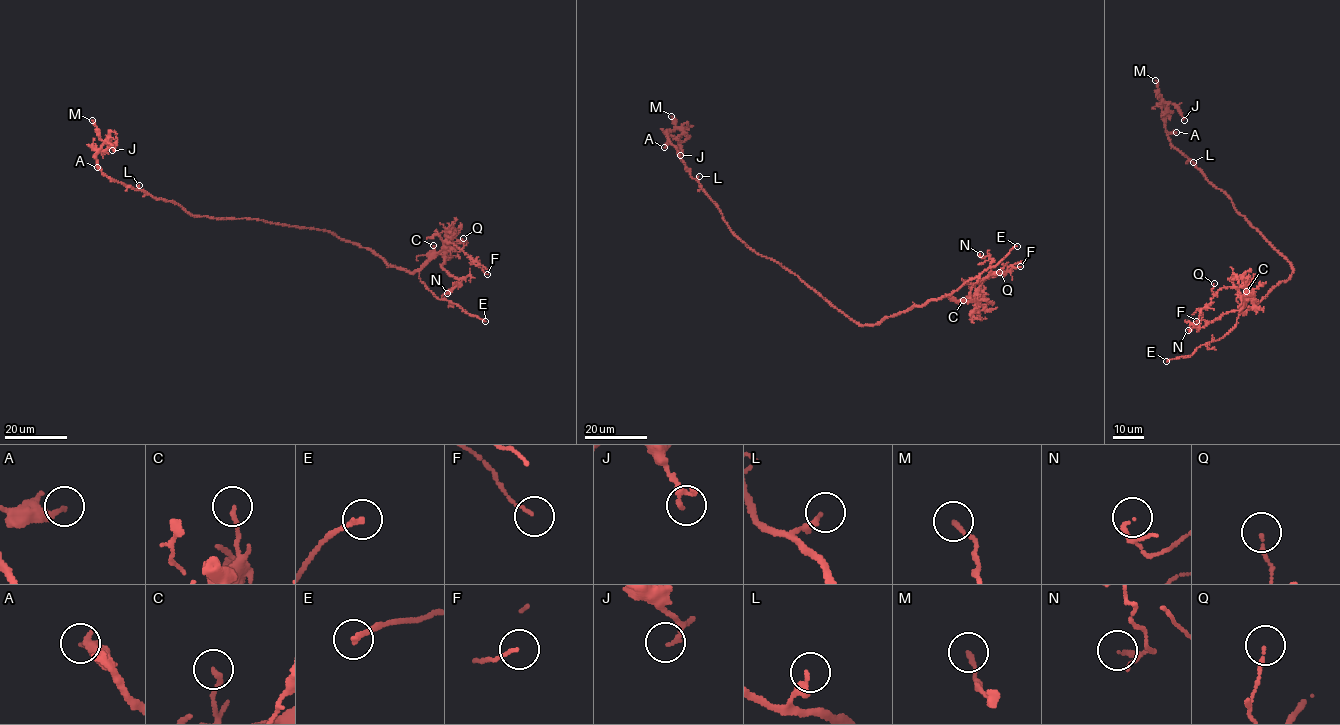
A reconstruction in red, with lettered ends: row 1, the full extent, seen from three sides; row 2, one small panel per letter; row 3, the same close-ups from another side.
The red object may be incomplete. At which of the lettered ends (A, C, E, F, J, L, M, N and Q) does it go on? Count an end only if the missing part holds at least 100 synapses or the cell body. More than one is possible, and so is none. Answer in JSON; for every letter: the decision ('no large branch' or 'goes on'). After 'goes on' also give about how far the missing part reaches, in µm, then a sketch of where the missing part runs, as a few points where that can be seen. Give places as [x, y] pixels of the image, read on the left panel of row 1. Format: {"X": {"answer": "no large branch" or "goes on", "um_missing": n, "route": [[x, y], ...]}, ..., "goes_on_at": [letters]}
{"A": {"answer": "no large branch"}, "C": {"answer": "no large branch"}, "E": {"answer": "goes on", "um_missing": 15, "route": [[485, 321], [507, 328], [510, 334]]}, "F": {"answer": "no large branch"}, "J": {"answer": "no large branch"}, "L": {"answer": "no large branch"}, "M": {"answer": "no large branch"}, "N": {"answer": "no large branch"}, "Q": {"answer": "no large branch"}, "goes_on_at": ["E"]}

